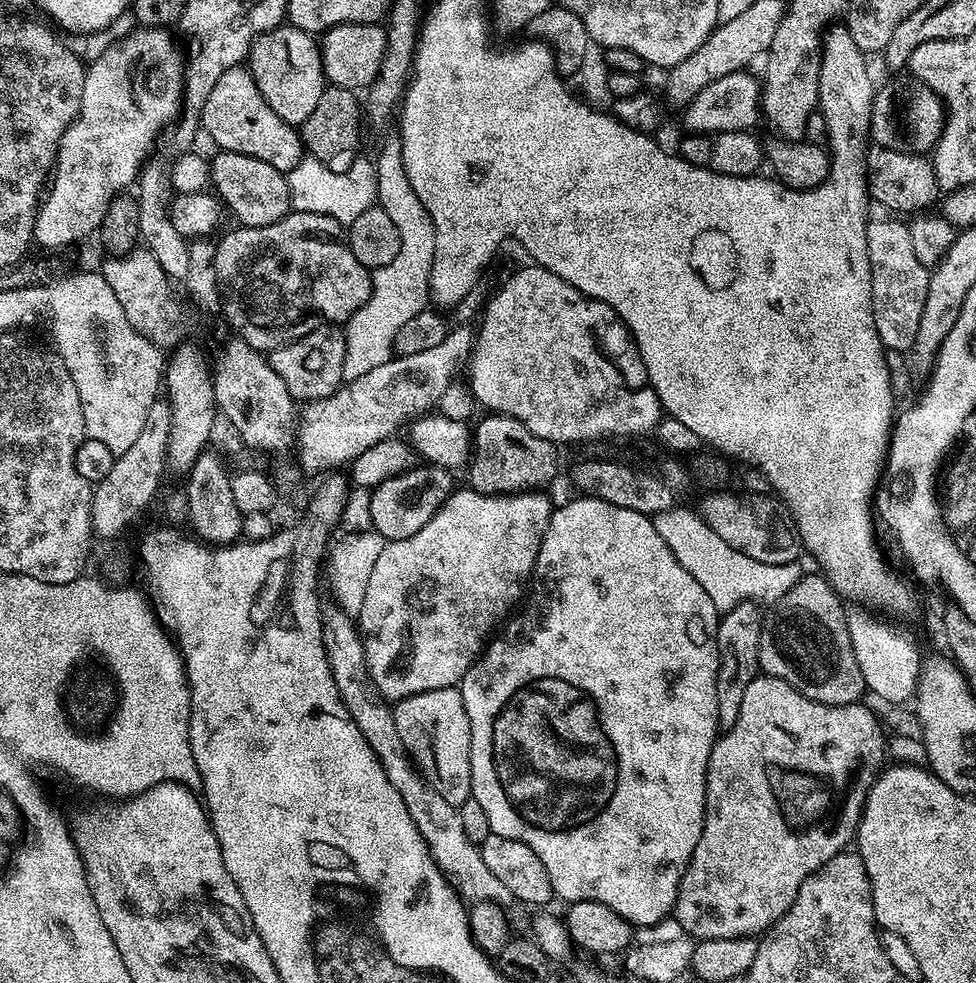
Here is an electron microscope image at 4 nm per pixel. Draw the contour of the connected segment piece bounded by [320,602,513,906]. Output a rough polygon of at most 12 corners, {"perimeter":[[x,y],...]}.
{"perimeter":[[321,607],[340,701],[402,794],[434,862],[472,904],[511,905],[459,807],[402,746],[357,621]]}

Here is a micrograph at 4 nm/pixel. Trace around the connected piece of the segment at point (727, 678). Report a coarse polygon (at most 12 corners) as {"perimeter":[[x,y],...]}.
{"perimeter":[[751,600],[718,626],[718,722],[734,726],[760,672],[766,616]]}

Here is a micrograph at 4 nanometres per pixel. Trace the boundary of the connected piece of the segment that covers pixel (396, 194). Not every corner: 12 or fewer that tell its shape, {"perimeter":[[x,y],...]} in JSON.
{"perimeter":[[401,142],[378,156],[379,207],[400,253],[343,325],[345,381],[394,355],[430,304],[436,235],[406,178]]}

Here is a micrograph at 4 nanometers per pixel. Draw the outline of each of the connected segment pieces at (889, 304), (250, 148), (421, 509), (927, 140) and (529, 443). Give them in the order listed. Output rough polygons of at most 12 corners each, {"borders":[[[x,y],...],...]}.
{"borders":[[[871,219],[867,254],[875,329],[911,351],[931,271],[907,223]],[[244,66],[206,94],[200,128],[217,149],[285,174],[306,155]],[[420,462],[371,489],[371,531],[418,534],[457,487]],[[925,84],[875,91],[871,141],[924,154],[944,129],[943,100]],[[512,416],[475,421],[467,483],[487,496],[543,489],[557,445]]]}

